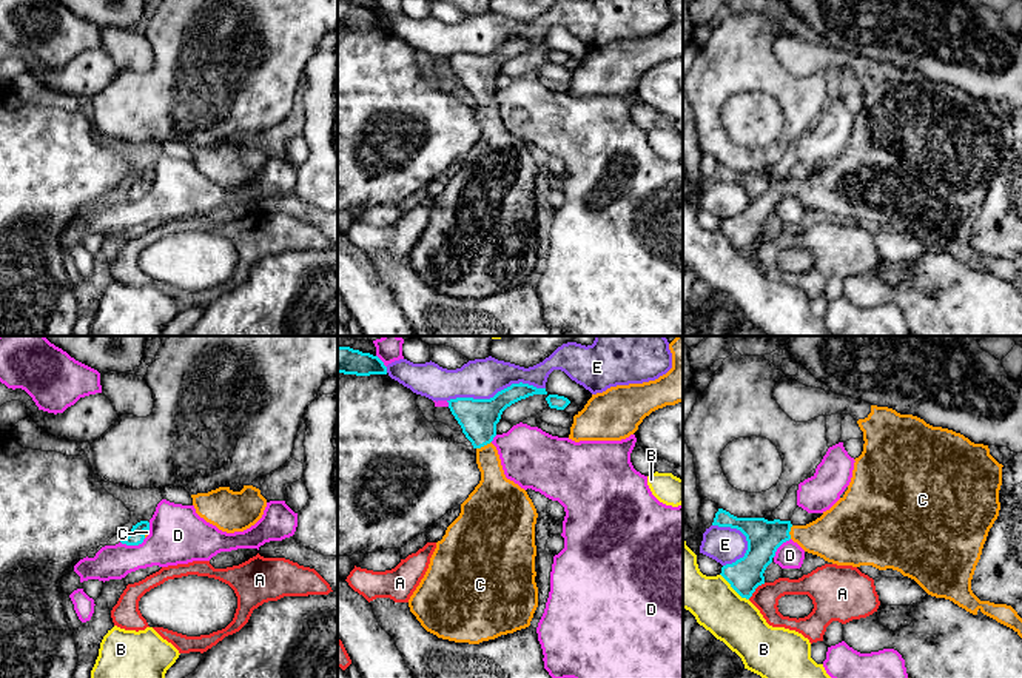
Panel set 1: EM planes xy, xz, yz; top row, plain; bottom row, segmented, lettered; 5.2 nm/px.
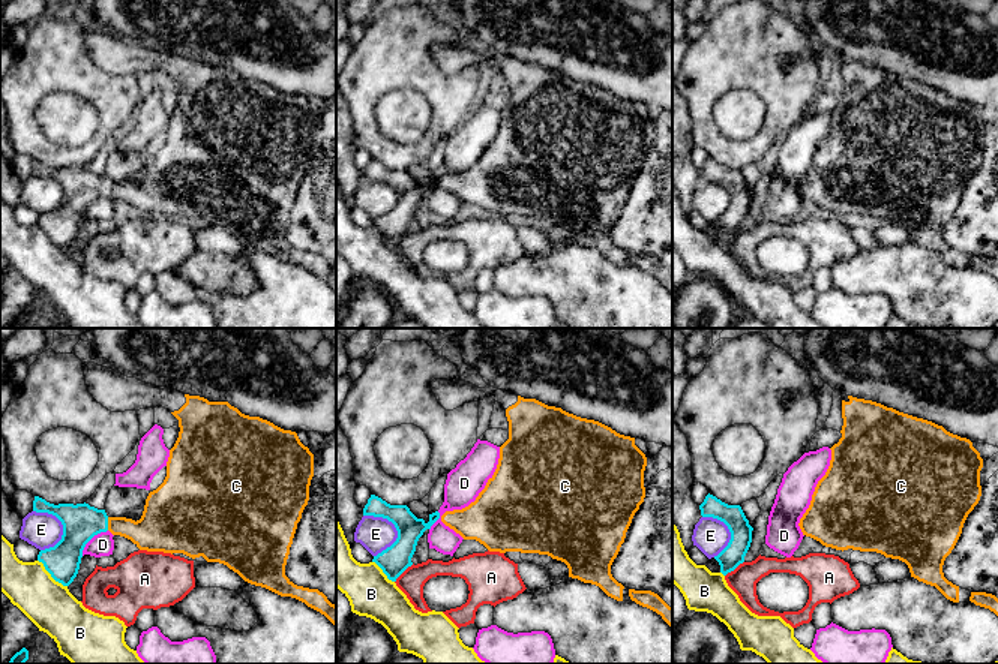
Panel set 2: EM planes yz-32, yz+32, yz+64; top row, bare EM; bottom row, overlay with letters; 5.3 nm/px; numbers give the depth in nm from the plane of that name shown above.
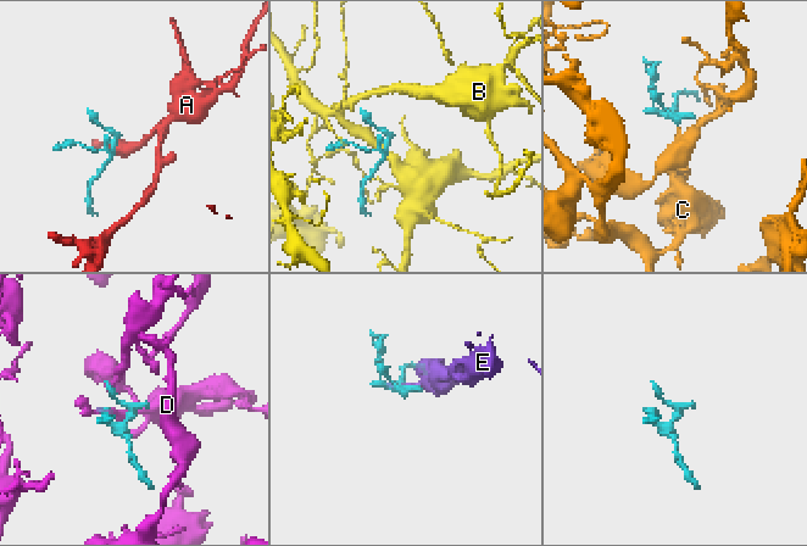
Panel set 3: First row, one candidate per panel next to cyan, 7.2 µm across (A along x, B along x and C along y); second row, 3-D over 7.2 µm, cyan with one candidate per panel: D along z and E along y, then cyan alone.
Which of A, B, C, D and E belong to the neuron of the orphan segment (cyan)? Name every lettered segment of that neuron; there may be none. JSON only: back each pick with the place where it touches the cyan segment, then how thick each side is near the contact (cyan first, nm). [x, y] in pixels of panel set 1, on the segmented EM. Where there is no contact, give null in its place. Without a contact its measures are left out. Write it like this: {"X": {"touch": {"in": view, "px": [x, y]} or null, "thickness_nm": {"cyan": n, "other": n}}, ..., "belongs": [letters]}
{"C": {"touch": {"in": "xz", "px": [483, 446]}, "thickness_nm": {"cyan": 200, "other": 190}}, "belongs": ["C"]}

